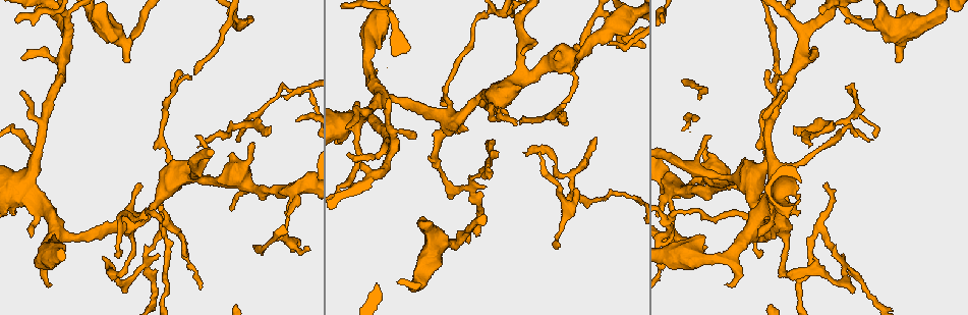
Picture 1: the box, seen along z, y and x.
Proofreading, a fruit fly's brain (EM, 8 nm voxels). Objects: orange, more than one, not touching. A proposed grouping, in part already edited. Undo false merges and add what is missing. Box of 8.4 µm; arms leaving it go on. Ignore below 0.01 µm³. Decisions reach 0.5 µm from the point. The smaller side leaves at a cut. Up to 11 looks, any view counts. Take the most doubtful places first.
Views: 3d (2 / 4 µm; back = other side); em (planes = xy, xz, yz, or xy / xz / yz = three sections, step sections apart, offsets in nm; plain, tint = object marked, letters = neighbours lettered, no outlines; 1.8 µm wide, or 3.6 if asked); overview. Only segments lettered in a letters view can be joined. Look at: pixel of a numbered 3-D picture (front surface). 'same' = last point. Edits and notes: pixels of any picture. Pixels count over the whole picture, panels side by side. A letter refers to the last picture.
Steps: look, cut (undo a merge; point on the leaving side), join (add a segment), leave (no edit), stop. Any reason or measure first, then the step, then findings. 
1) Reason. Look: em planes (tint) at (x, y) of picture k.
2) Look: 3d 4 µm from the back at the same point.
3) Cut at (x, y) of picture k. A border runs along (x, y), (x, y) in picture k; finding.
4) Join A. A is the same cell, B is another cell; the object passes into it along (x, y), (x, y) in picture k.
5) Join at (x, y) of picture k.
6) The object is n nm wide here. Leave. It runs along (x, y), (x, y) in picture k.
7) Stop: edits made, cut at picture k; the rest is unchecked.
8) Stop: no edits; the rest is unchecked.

Look: 3d 2 µm at (728, 285) of picture 1.

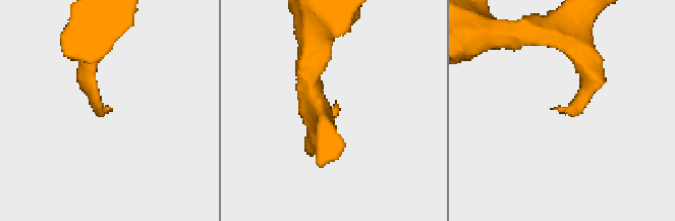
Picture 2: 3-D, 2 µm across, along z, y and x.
Now the EM. Look: em planes (letters) at (107, 111) of picture 2.

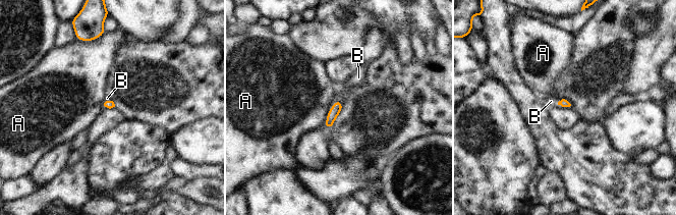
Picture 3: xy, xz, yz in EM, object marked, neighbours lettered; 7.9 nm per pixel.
Join B. B is the same cell, A is another cell; the object passes into it along (335, 110), (334, 104), (354, 81) in picture 3; it goes on there.

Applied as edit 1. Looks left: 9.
Free end. Look: em planes (plain) at (127, 59) of picture 1.

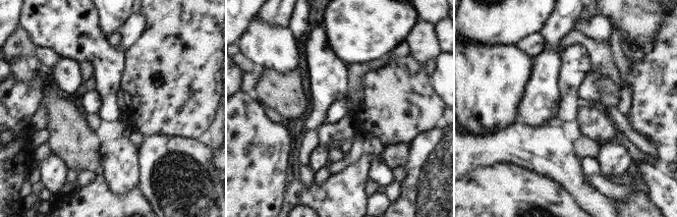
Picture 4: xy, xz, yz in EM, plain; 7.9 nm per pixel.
Where the object lies. Look: em planes (tint) at the same point.

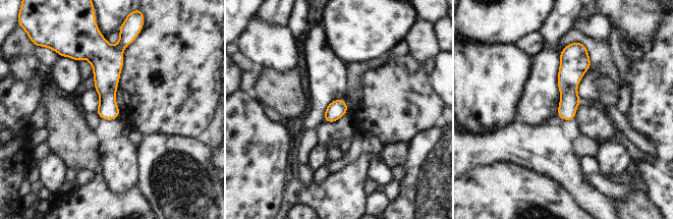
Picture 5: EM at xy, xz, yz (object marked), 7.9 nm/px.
Look: em planes (letters) at the same point.

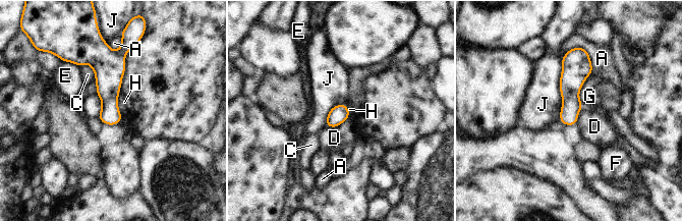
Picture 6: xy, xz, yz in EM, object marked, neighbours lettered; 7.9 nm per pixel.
Leave. A, C, D, E, F, G, H and J are other cells; a border runs along (119, 92), (118, 110), (122, 114) in picture 6; no lettered segment goes on from it.

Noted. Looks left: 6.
Four arms meet. Look: 3d 2 µm at (774, 226) of picture 1.

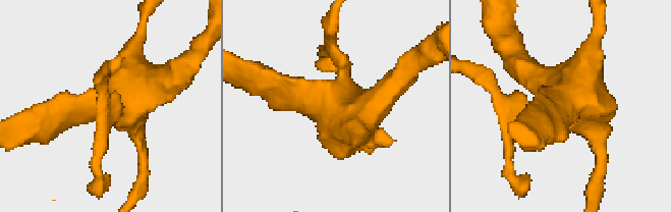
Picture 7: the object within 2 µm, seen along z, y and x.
Look: em planes (letters) at (354, 111) of picture 7.

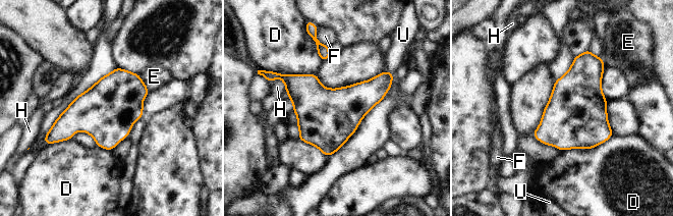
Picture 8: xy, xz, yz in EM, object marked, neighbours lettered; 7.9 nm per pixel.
The longest contact is with D, 440 nm. Leave. D, E, F, H and U are other cells; a border runs along (612, 134), (592, 148), (560, 151) in picture 8; one cell here.

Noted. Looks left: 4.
An open end. Look: 3d 4 µm at (236, 140) of picture 1.

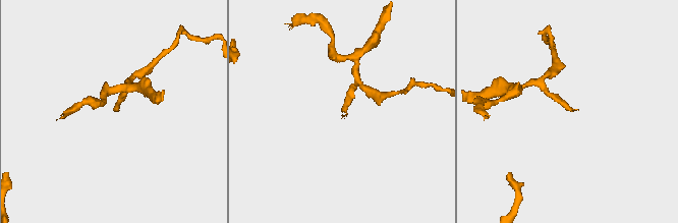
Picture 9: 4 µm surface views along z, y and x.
Need the tissue. Look: em planes (tint) at (576, 109) of picture 9.

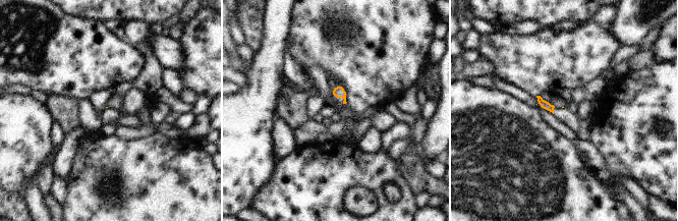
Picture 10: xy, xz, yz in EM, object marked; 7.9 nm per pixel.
What lies round it. Look: em planes (letters) at the same point.

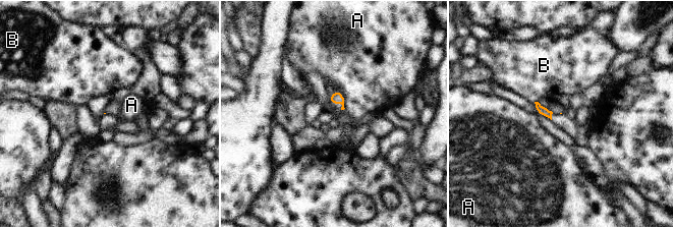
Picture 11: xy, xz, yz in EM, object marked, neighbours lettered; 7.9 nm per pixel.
Leave. A and B are other cells; a border runs along (335, 90), (341, 94), (345, 108) in picture 11; no lettered segment goes on from it.

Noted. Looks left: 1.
Stop: edits made, join at picture 3; the rest is unchecked.

